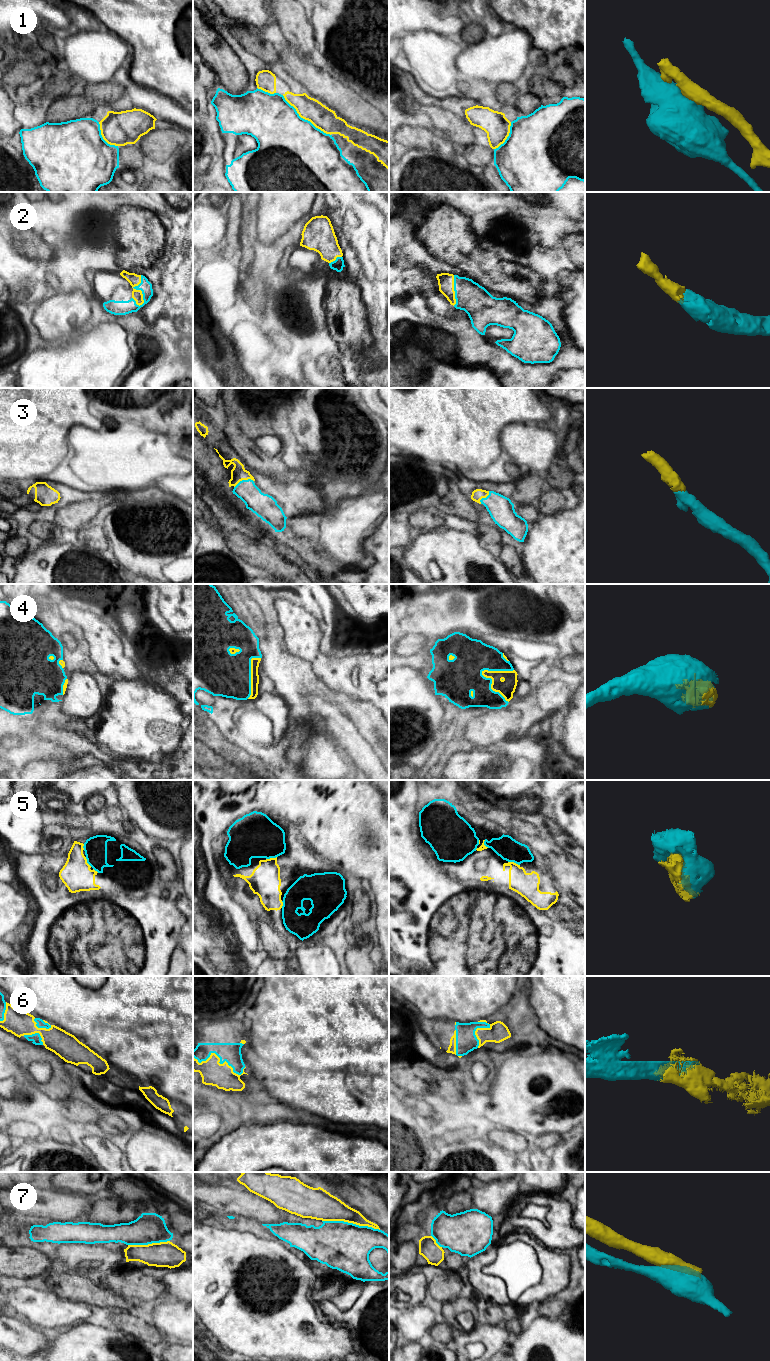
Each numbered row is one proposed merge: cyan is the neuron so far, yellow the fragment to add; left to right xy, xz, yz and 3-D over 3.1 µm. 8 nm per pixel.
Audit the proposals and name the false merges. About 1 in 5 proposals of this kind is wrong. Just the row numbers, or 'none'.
1, 7

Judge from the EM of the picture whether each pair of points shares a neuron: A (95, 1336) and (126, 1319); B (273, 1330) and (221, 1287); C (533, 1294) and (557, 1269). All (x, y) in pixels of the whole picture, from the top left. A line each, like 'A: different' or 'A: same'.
A: different
B: same
C: same

